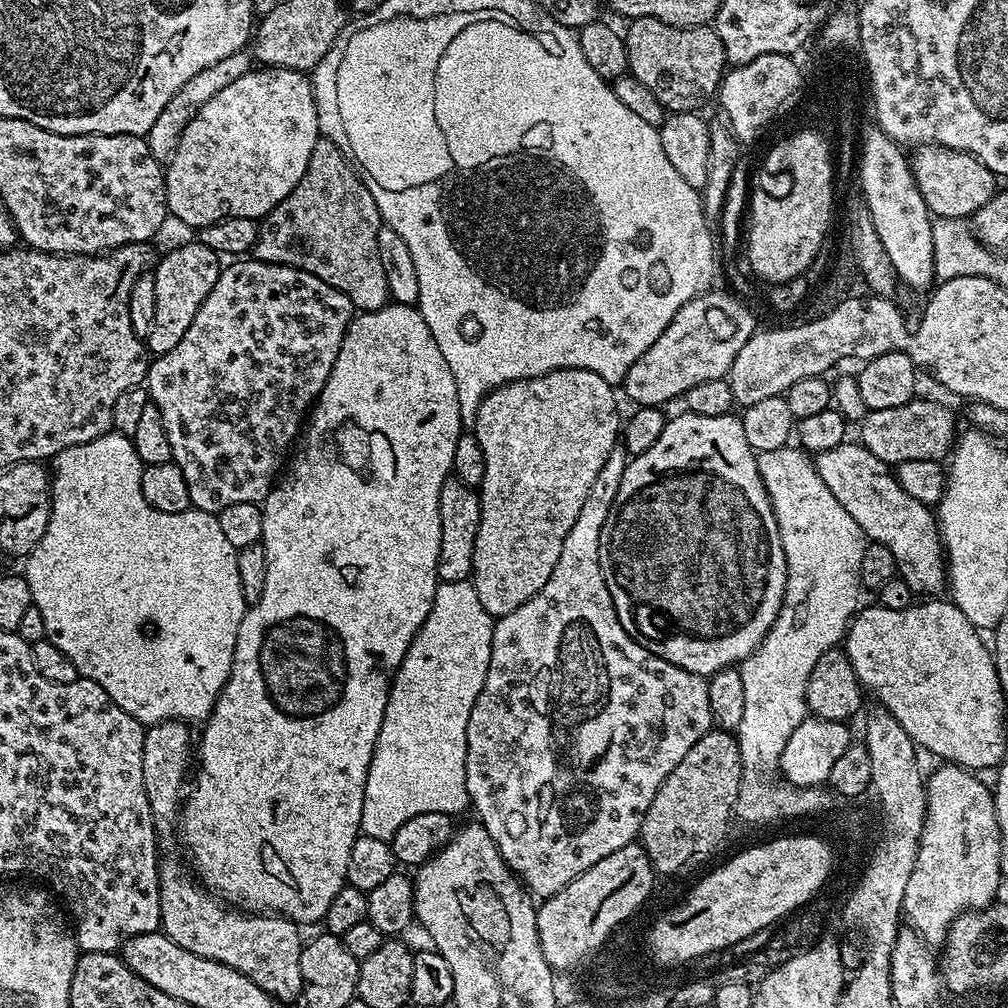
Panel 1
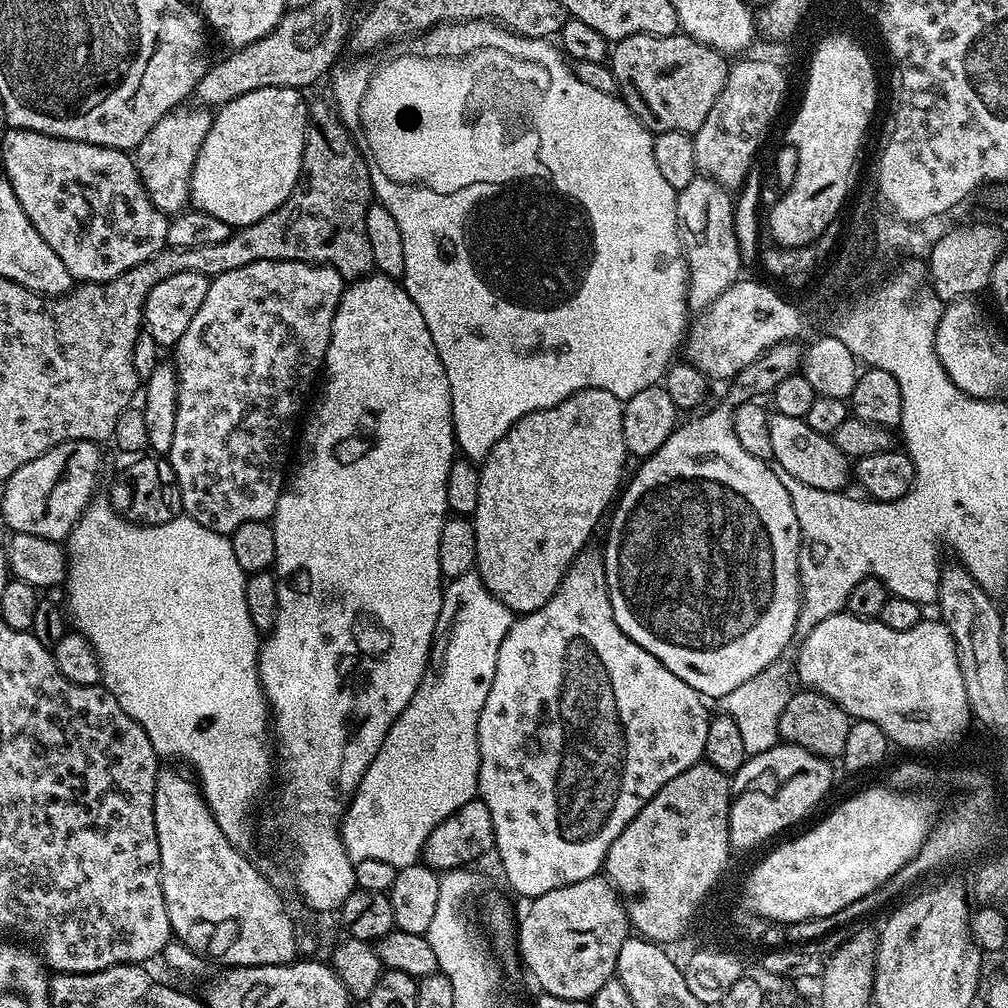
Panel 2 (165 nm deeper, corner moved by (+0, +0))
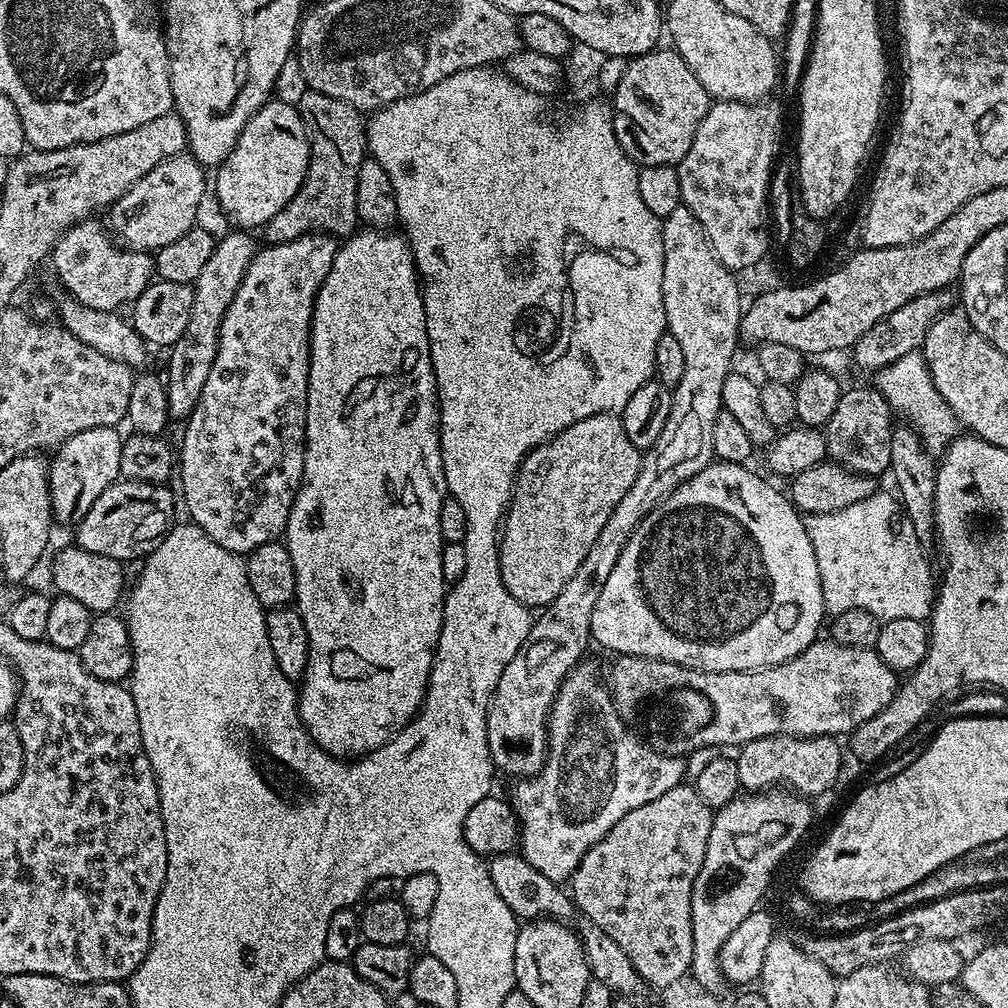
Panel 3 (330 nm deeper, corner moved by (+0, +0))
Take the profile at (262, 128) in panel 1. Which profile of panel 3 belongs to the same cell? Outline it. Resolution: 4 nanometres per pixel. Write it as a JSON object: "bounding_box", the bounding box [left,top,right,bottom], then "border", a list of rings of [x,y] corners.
{"bounding_box":[214,98,308,230],"border":[[[272,98],[248,119],[230,154],[214,172],[214,200],[225,212],[229,225],[240,230],[259,229],[298,194],[308,172],[308,141],[297,105]]]}

